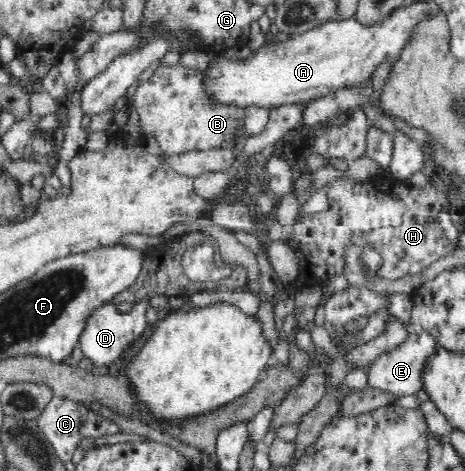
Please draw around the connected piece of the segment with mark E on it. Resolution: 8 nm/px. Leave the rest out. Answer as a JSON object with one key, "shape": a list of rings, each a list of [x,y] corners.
{"shape":[[[410,321],[404,323],[404,329],[406,329],[407,335],[397,347],[381,353],[375,363],[364,368],[368,385],[385,392],[393,392],[399,397],[415,395],[417,391],[423,389],[423,371],[425,371],[429,359],[439,351],[437,336],[433,336],[427,328]]]}

